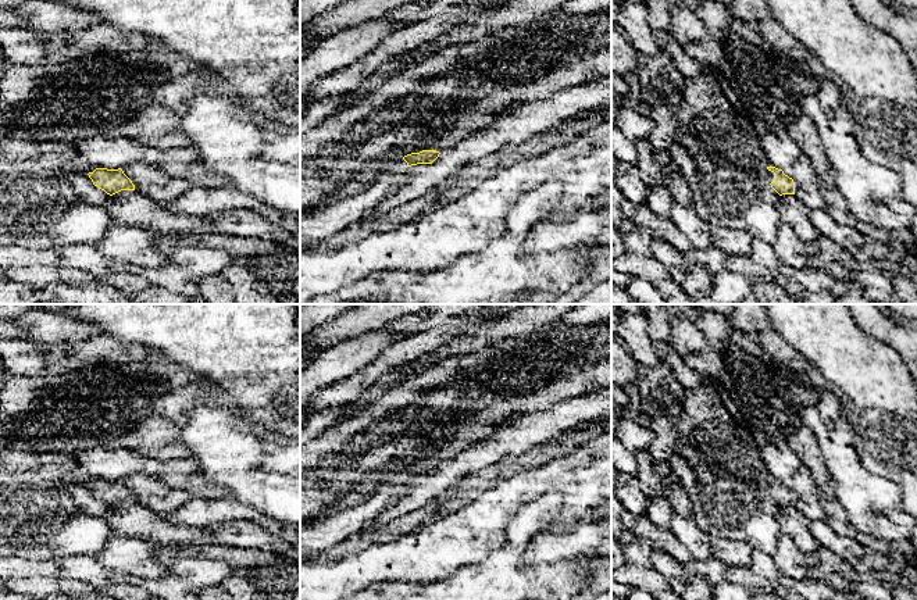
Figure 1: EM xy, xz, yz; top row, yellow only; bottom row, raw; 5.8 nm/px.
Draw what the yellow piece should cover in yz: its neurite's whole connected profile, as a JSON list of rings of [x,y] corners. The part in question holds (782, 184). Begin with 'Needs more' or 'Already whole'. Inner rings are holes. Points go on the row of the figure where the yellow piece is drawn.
Needs more. [[[754,167],[761,171],[761,176],[779,194],[795,194],[795,182],[775,167]]]

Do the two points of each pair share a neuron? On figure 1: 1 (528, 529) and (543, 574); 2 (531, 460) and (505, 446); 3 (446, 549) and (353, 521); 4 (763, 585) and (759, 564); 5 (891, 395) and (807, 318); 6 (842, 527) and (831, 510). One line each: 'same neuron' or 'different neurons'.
1: same neuron
2: different neurons
3: different neurons
4: different neurons
5: same neuron
6: same neuron

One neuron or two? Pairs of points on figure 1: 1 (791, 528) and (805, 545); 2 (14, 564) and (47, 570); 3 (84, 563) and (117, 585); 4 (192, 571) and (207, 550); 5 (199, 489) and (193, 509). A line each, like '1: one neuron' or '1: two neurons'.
1: one neuron
2: one neuron
3: one neuron
4: two neurons
5: two neurons

